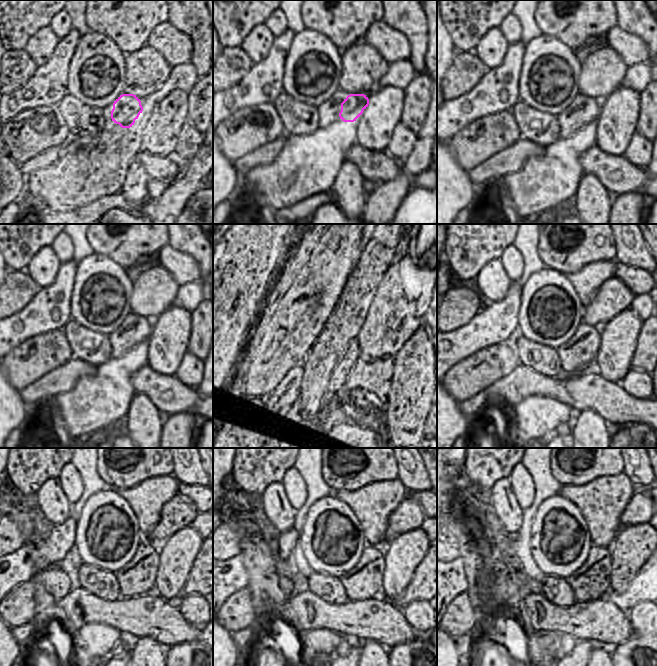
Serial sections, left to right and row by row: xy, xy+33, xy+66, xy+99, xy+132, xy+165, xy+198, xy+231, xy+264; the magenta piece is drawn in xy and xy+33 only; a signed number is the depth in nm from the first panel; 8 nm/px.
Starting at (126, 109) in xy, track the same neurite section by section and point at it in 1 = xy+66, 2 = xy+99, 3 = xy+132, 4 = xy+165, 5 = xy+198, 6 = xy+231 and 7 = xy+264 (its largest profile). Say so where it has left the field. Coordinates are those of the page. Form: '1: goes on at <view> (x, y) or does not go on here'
1: goes on at xy+66 (574, 108)
2: goes on at xy+99 (125, 335)
3: goes on at xy+132 (351, 352)
4: goes on at xy+165 (576, 353)
5: goes on at xy+198 (139, 578)
6: goes on at xy+231 (367, 581)
7: goes on at xy+264 (591, 582)

